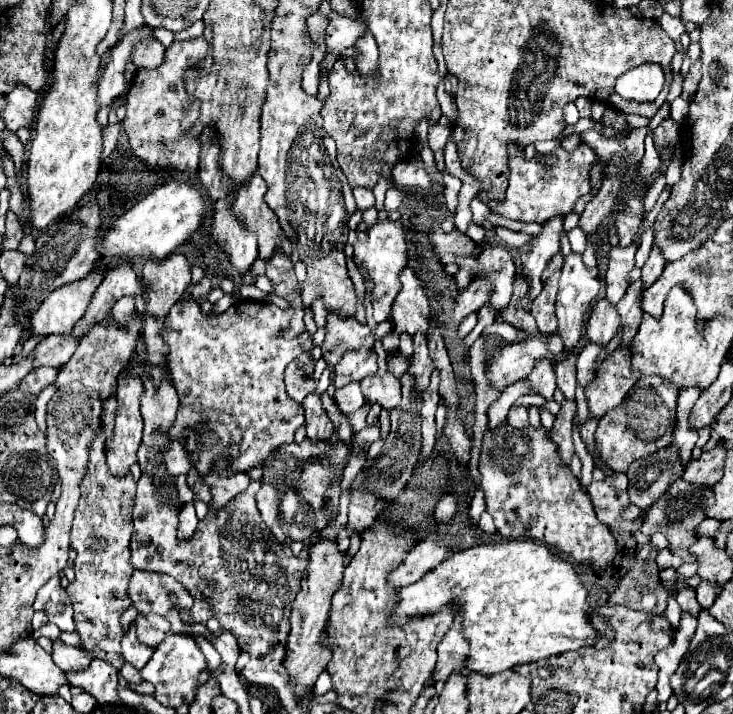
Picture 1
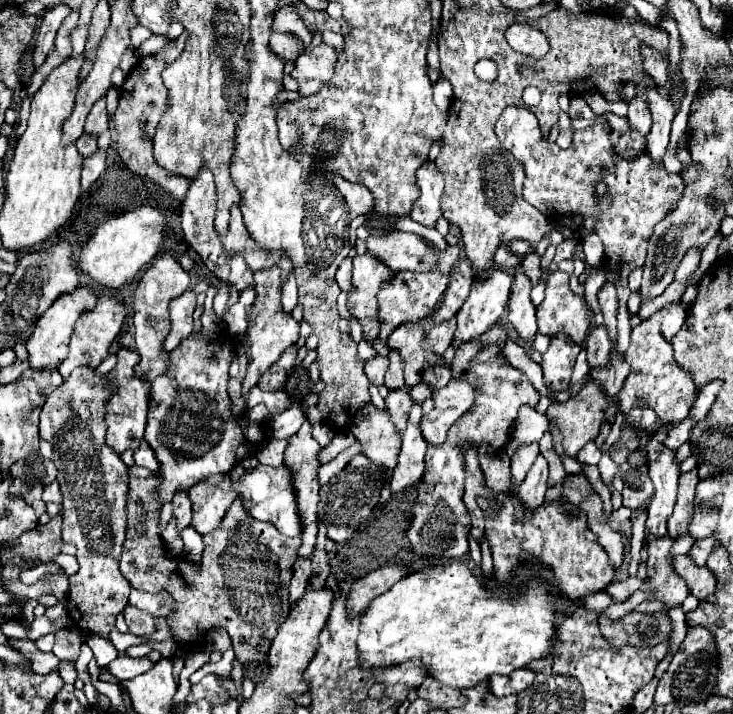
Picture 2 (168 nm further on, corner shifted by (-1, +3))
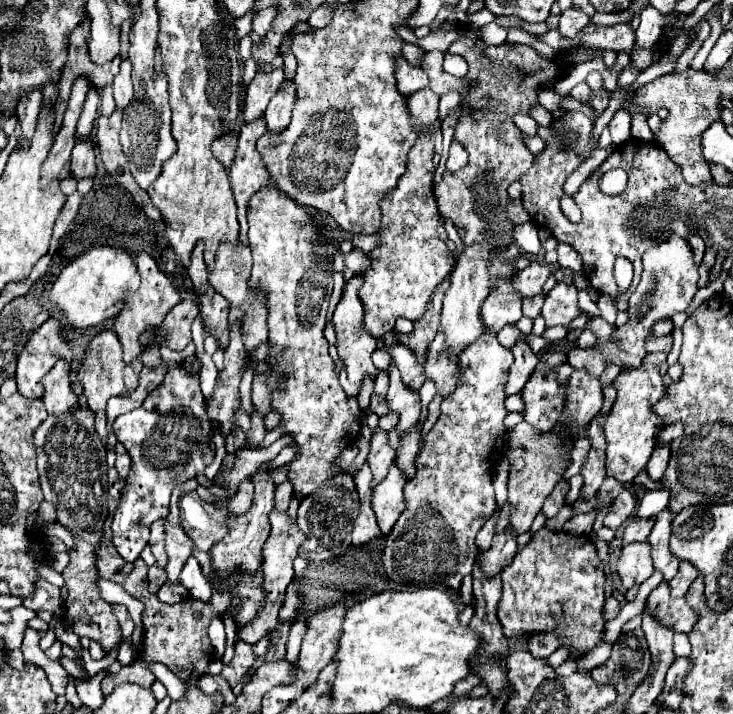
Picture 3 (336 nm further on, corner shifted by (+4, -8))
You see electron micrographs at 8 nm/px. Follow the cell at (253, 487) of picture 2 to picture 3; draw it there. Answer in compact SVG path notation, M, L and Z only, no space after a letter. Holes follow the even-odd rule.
M189 492L189 494L183 494L181 500L179 500L179 510L181 510L181 524L185 528L185 534L189 538L193 538L193 546L197 550L209 550L209 546L213 544L217 532L223 532L223 530L217 530L219 526L223 526L223 516L227 516L227 510L225 508L213 508L211 504L207 502L201 502L201 498L197 496L197 492Z

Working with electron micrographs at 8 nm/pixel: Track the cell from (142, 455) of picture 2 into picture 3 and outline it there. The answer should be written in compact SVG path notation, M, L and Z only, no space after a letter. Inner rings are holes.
M117 442L117 446L115 446L114 450L115 456L117 456L115 468L117 468L117 472L119 472L121 479L125 480L127 474L129 474L129 458L127 458L127 450L125 450L123 444L119 444L119 442Z

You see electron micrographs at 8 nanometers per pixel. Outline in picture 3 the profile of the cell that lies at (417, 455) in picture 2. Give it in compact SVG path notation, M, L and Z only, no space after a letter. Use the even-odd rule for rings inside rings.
M391 466L391 472L387 478L375 486L373 496L371 496L371 508L377 518L377 526L381 534L391 532L395 520L403 512L403 484L407 480L399 472L399 468Z

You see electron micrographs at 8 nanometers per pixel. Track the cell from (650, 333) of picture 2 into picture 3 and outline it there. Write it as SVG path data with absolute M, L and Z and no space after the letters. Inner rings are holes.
M663 352L648 354L643 368L623 370L613 382L617 390L617 400L605 422L605 438L607 438L605 468L607 468L607 476L613 476L619 482L633 482L635 476L645 468L647 460L651 458L655 436L661 430L659 416L651 414L651 406L665 396L665 384L659 373L659 367L664 361L666 361L666 354Z

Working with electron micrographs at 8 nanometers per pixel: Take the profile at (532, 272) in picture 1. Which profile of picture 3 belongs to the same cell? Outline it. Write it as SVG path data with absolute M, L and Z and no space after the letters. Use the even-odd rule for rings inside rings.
M523 340L517 342L517 344L511 348L511 352L513 352L513 356L515 356L515 362L513 362L511 368L509 368L509 378L507 378L507 382L505 382L505 394L507 394L507 396L519 394L519 392L525 388L529 376L533 374L535 366L537 366L537 362L539 362L539 358L531 352L529 344L523 342Z

